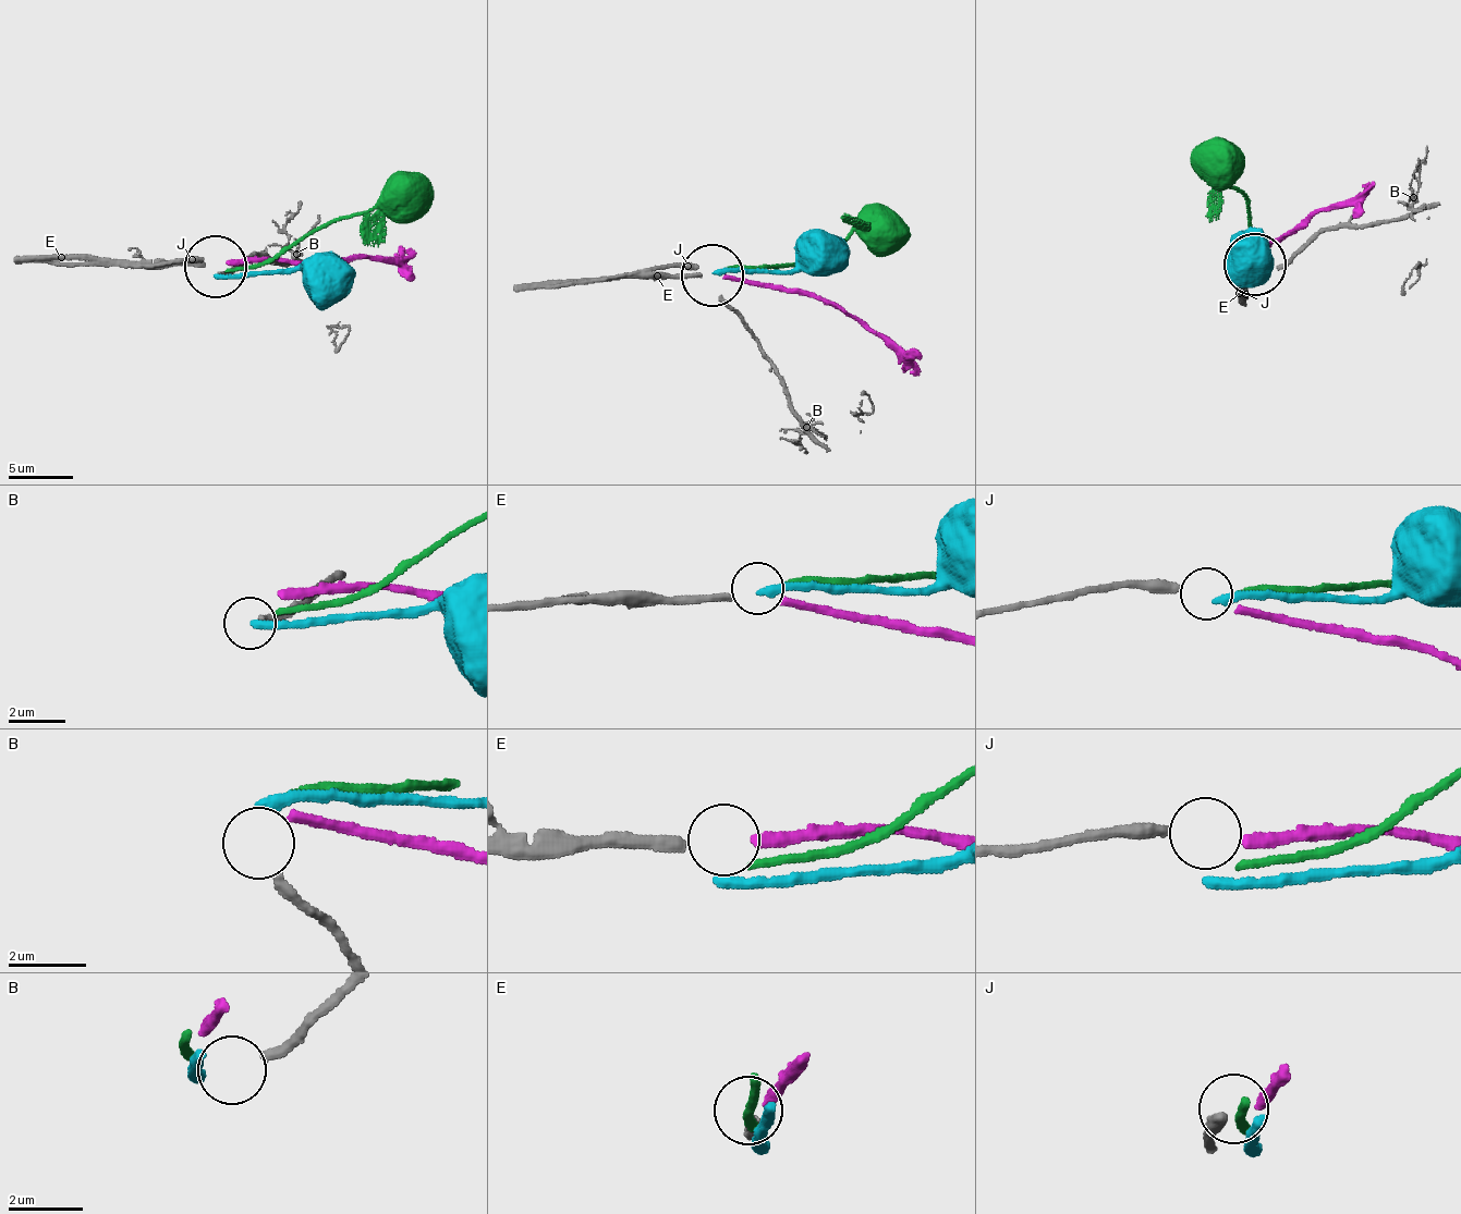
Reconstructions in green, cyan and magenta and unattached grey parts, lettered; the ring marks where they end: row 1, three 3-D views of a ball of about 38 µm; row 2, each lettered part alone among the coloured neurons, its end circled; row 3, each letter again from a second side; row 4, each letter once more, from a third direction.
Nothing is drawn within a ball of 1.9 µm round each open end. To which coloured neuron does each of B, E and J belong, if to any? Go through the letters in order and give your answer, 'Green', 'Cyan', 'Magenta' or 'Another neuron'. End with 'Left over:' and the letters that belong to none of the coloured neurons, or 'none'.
B: Cyan
E: Magenta
J: Another neuron
Left over: J

